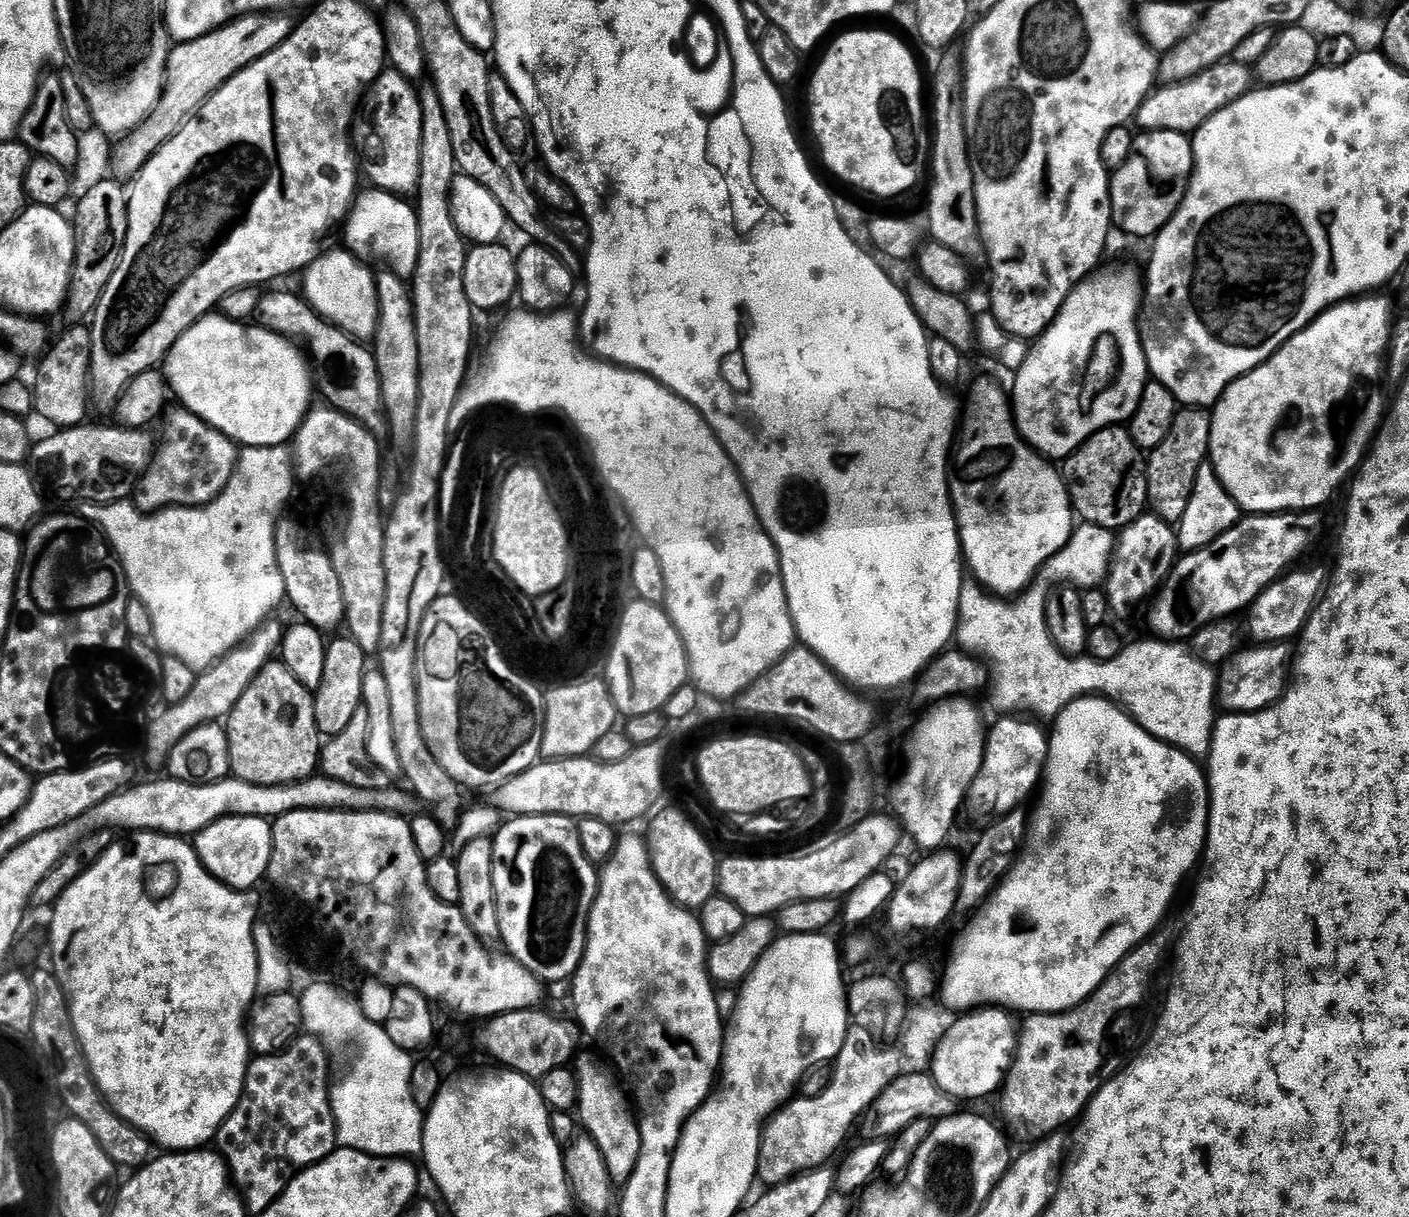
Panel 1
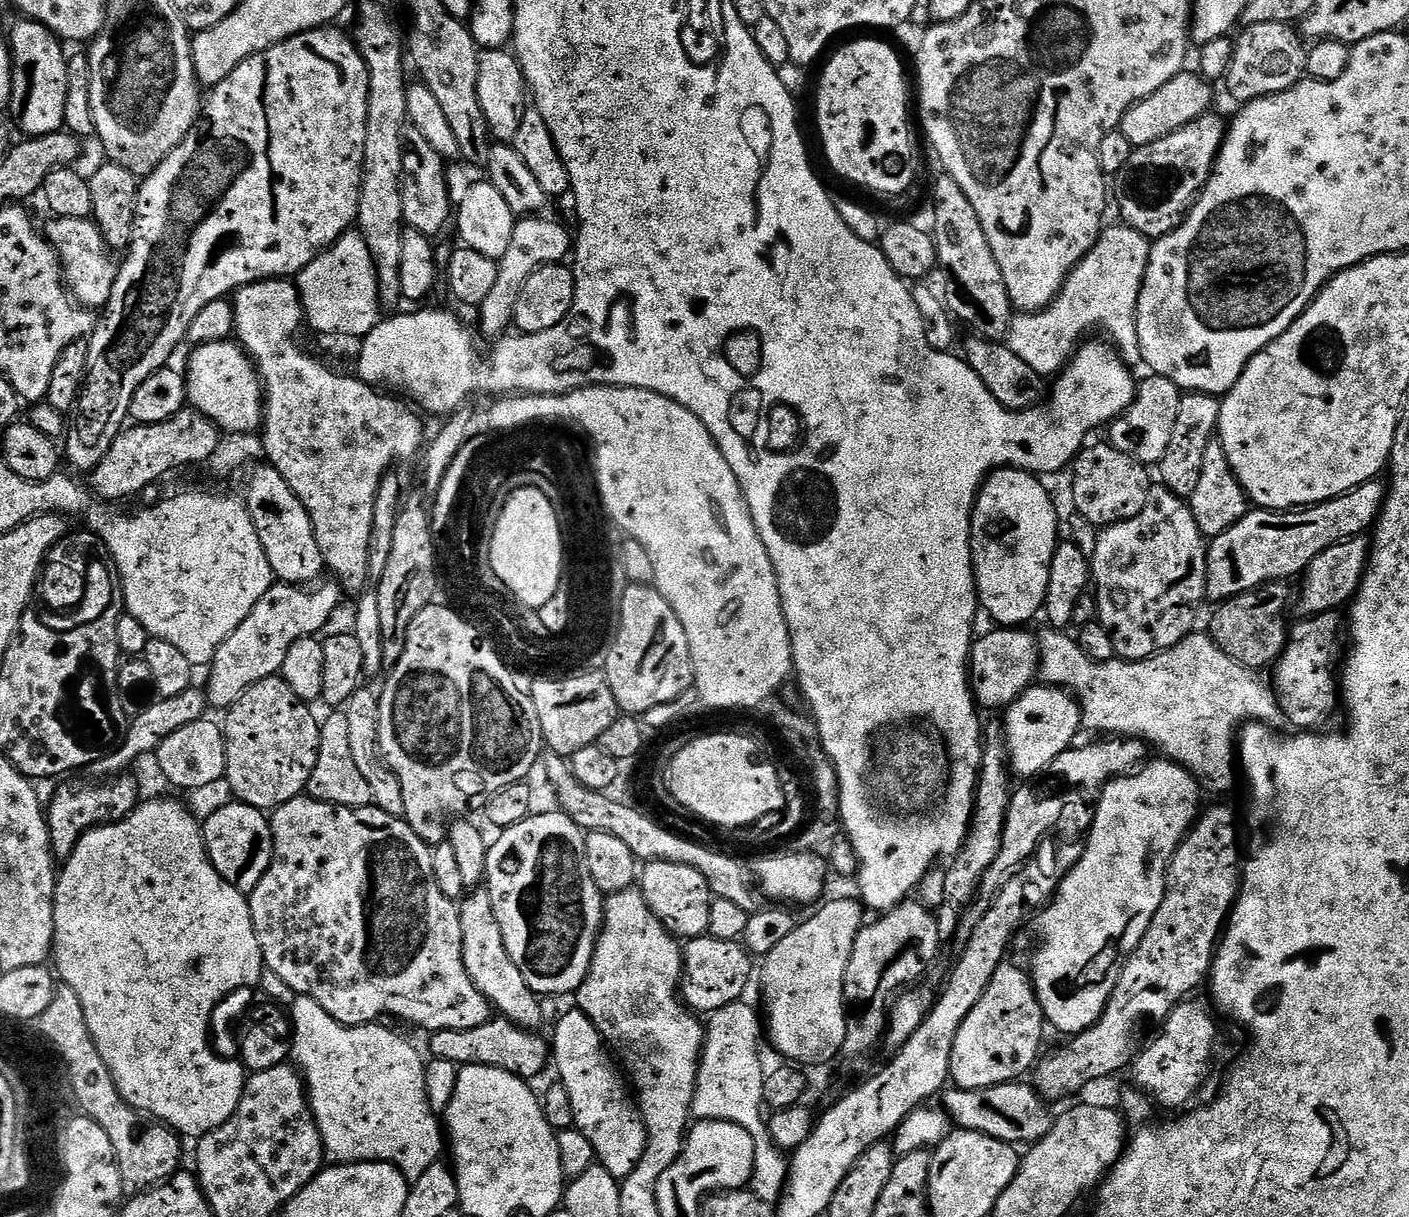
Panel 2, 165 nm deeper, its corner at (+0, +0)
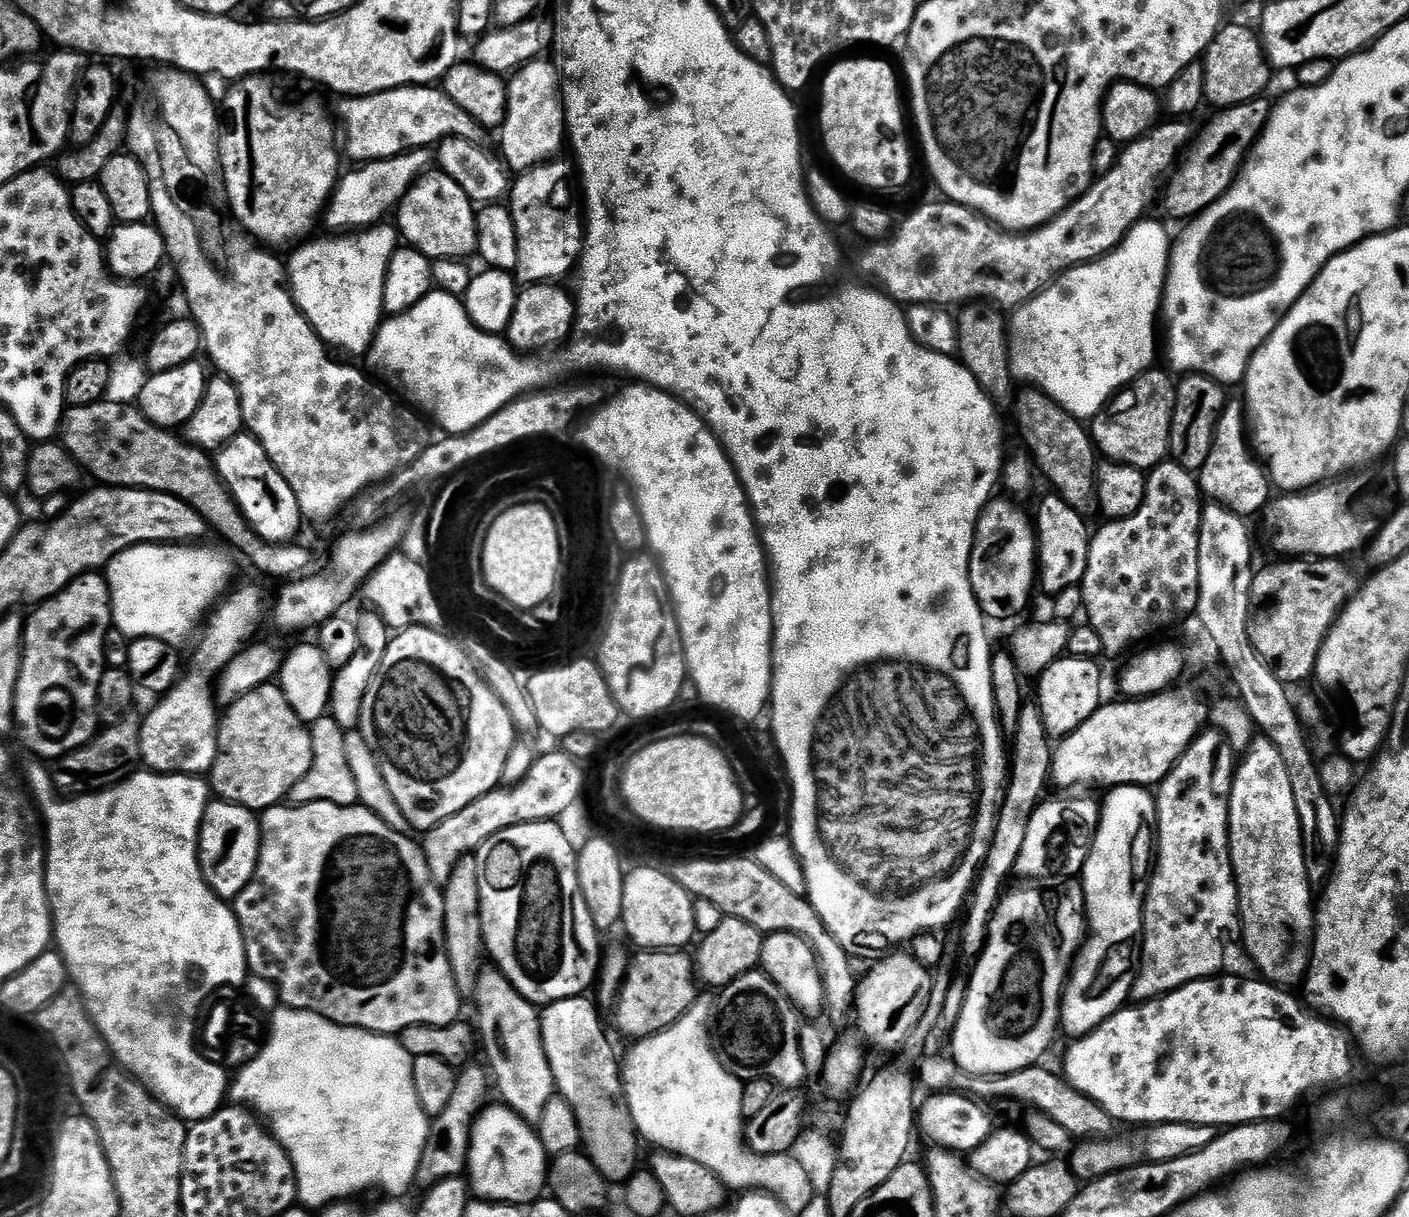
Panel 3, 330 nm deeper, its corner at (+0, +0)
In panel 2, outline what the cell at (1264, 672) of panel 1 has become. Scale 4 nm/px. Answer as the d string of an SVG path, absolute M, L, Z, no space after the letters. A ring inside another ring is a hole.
M1339 611L1334 612L1323 612L1321 616L1314 616L1311 618L1301 619L1299 622L1301 624L1293 623L1291 625L1289 634L1288 634L1288 643L1284 645L1284 652L1281 653L1280 659L1276 661L1274 665L1274 671L1276 673L1273 674L1272 680L1270 679L1271 687L1274 689L1276 693L1276 701L1278 702L1278 706L1280 707L1280 713L1284 715L1285 721L1290 725L1293 724L1293 729L1296 730L1320 730L1325 727L1324 724L1328 719L1331 718L1332 715L1336 712L1336 704L1338 708L1338 661L1342 656L1342 648L1340 652L1340 620L1342 624L1342 616Z

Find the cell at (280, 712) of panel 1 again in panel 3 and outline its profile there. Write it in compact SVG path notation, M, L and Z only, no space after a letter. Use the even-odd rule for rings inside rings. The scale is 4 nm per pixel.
M279 683L263 684L238 698L223 713L219 725L220 752L210 773L210 788L221 801L237 804L257 814L289 799L292 787L312 765L309 725L294 714Z

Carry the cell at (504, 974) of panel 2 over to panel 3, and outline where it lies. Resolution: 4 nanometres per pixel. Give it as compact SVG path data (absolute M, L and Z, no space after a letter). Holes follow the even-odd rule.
M484 966L480 969L480 976L477 978L477 986L474 991L474 997L476 997L476 1012L478 1015L480 1015L480 1024L478 1023L478 1036L479 1036L479 1039L482 1041L483 1051L484 1051L484 1048L486 1051L488 1051L488 1060L490 1063L492 1063L493 1073L491 1072L491 1075L494 1077L494 1080L495 1080L494 1075L496 1075L496 1080L498 1083L500 1083L500 1096L501 1097L499 1096L499 1099L501 1101L504 1101L509 1107L515 1109L515 1111L519 1113L520 1116L524 1117L525 1120L529 1122L539 1122L543 1118L543 1112L546 1110L546 1104L550 1102L553 1096L557 1095L558 1089L556 1087L556 1079L554 1078L554 1074L550 1070L550 1062L546 1058L546 1050L544 1049L544 1043L542 1042L542 1026L540 1025L540 1012L538 1011L537 1005L533 1004L531 1000L526 999L526 997L524 997L522 994L518 994L518 990L515 988L515 986L511 984L511 982L508 979L506 979L505 976L503 976L503 974L501 974L499 968L495 966Z

